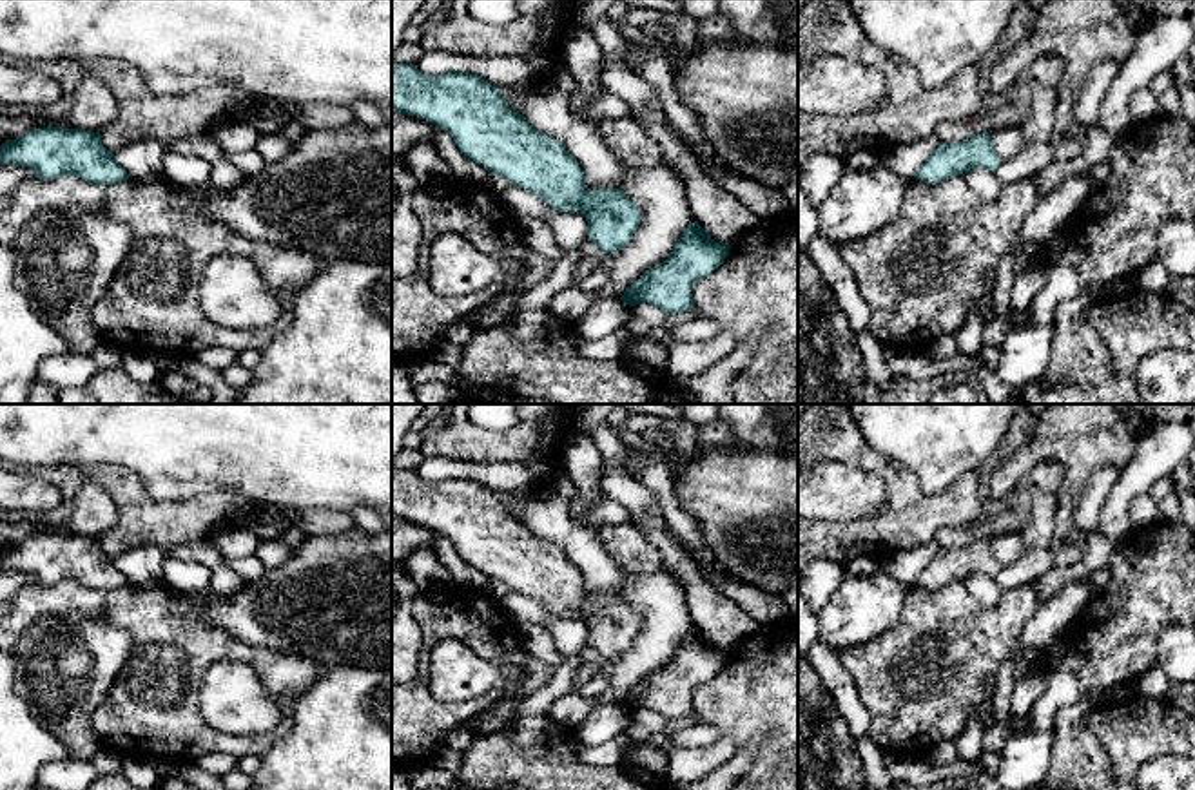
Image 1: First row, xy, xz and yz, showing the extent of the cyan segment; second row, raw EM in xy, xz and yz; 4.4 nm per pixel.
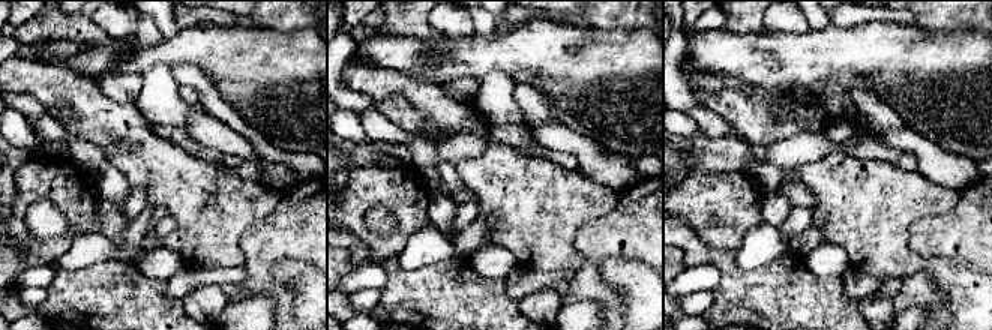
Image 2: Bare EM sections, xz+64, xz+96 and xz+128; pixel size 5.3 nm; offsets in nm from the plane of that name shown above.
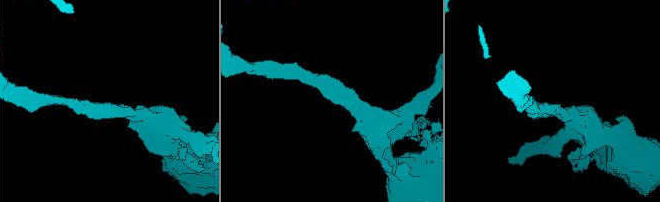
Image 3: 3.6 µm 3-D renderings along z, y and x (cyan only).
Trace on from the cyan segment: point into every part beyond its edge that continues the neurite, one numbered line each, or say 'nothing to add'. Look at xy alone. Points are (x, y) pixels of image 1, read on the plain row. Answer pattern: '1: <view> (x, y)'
nothing to add

